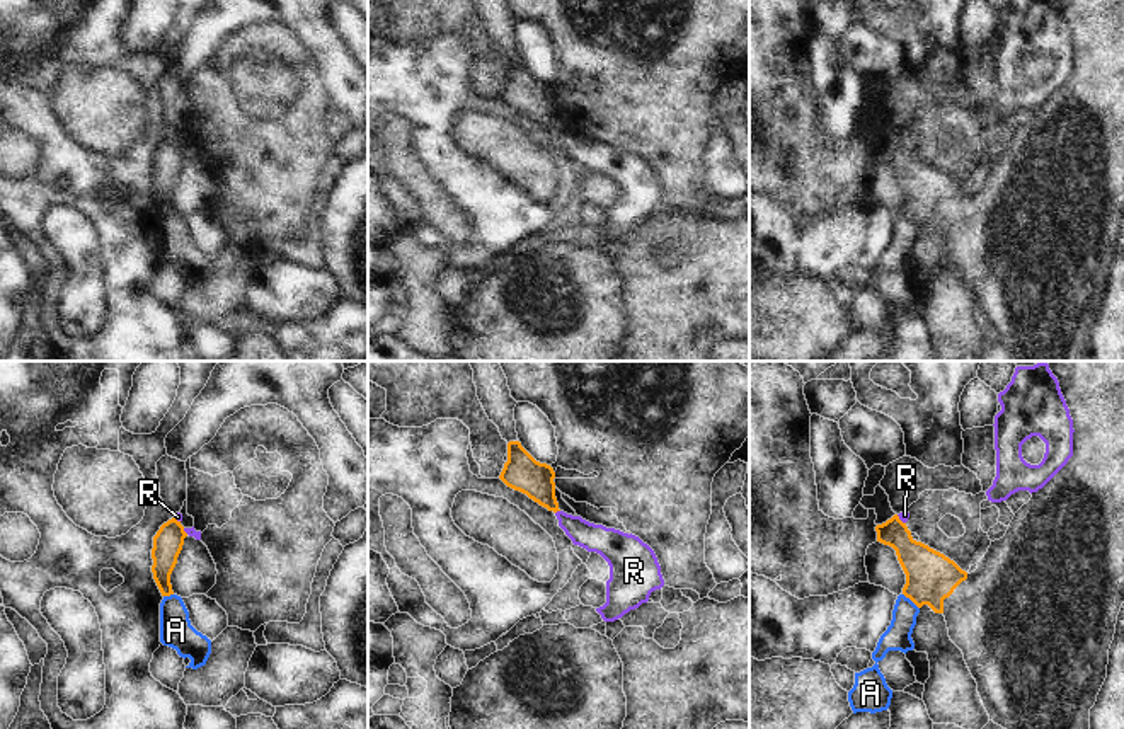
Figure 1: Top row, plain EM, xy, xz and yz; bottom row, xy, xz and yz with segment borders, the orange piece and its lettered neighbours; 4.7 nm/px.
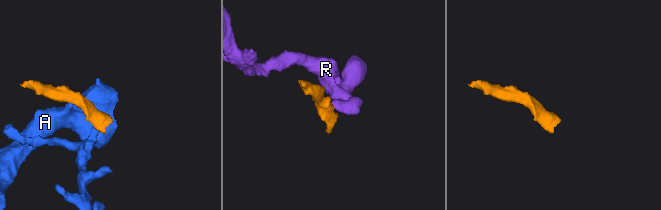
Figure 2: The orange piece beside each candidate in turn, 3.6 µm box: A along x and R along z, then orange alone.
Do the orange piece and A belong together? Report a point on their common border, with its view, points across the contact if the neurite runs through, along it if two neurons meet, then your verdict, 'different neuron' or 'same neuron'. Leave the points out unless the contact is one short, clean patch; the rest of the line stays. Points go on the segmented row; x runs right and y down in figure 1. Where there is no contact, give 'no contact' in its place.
yz (911, 600) | along yz (903, 593), (918, 608) | different neuron

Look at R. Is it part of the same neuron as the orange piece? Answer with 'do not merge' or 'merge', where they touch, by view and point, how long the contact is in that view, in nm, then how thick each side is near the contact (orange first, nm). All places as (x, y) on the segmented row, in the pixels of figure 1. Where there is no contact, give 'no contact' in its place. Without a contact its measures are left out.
do not merge; meets orange in xz at (557, 510); contact 30 nm long; 180 nm thick on the orange side, 130 nm on the other

